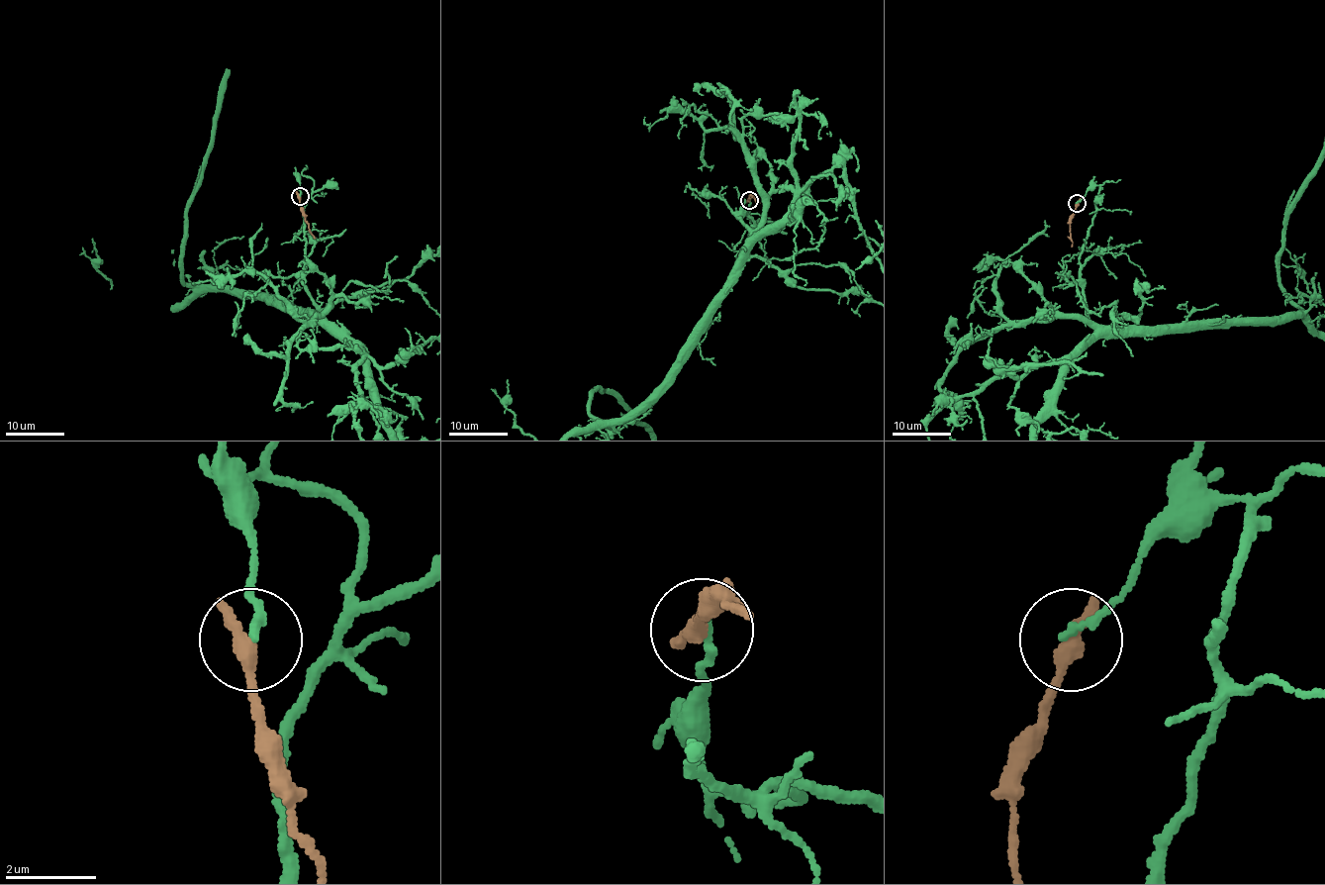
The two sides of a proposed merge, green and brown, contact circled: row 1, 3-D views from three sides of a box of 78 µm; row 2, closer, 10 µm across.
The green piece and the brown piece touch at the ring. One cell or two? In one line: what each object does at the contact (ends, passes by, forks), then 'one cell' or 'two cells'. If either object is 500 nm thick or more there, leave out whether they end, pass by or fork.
green ends there; brown ends there; two cells

